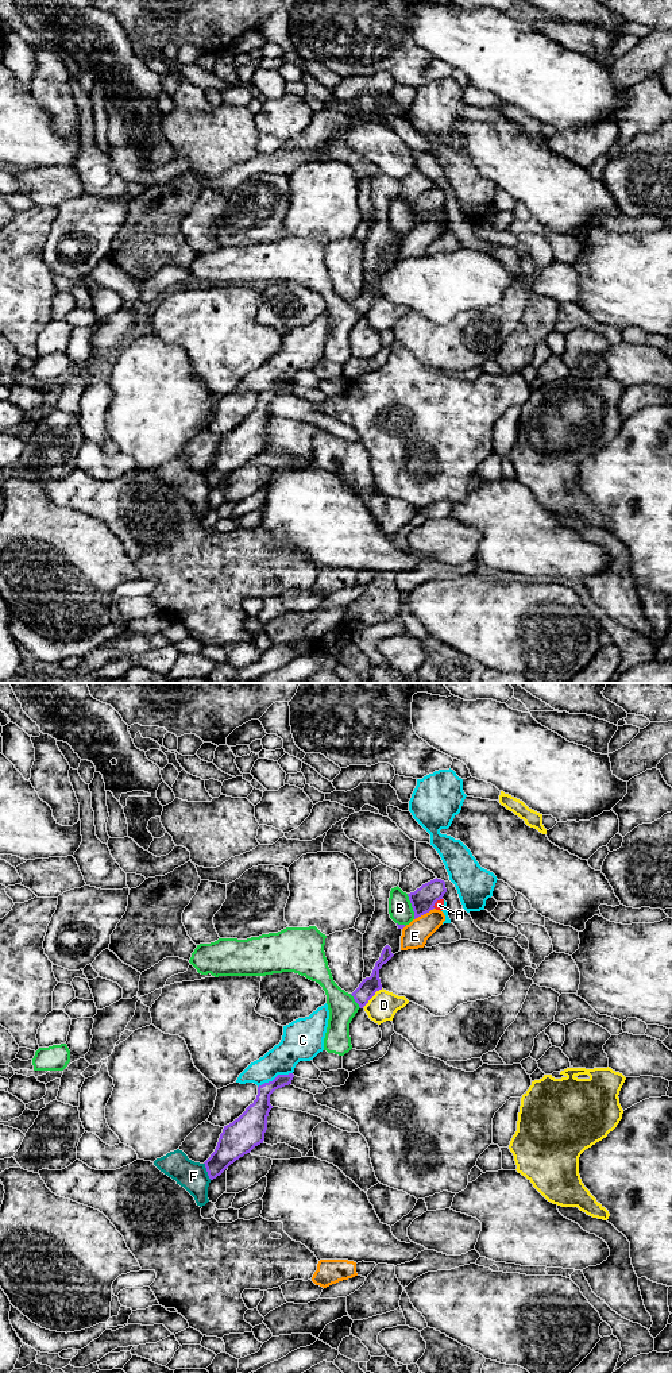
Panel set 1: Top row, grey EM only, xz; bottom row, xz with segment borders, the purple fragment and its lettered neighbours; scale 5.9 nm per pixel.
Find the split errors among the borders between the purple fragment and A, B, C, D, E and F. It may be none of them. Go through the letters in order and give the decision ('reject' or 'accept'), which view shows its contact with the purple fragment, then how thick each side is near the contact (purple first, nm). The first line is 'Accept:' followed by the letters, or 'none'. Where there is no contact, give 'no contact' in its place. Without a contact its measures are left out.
Accept: none
A: reject | xz | 150/60 nm
B: reject | xz | 150/140 nm
C: reject | xz | 140/220 nm
D: reject | xz | 110/170 nm
E: reject | xz | 150/150 nm
F: reject | xz | 200/170 nm

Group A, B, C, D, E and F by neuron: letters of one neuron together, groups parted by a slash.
A E / B / C / D / F

